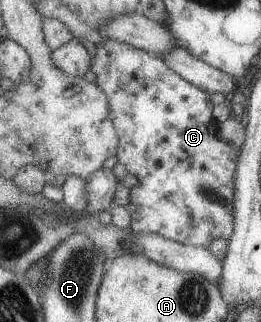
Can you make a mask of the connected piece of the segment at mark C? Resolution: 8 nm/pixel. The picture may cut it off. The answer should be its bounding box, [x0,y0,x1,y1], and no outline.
[91,38,241,246]

